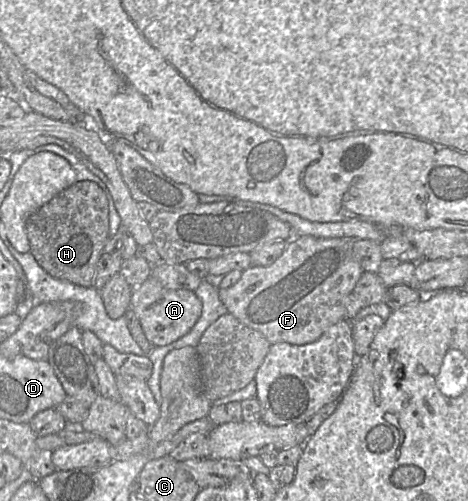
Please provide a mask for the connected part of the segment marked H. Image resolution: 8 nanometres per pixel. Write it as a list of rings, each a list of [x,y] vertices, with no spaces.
[[[77,181],[41,206],[26,221],[30,253],[52,277],[93,287],[95,268],[109,236],[109,206],[105,192],[93,181]]]

